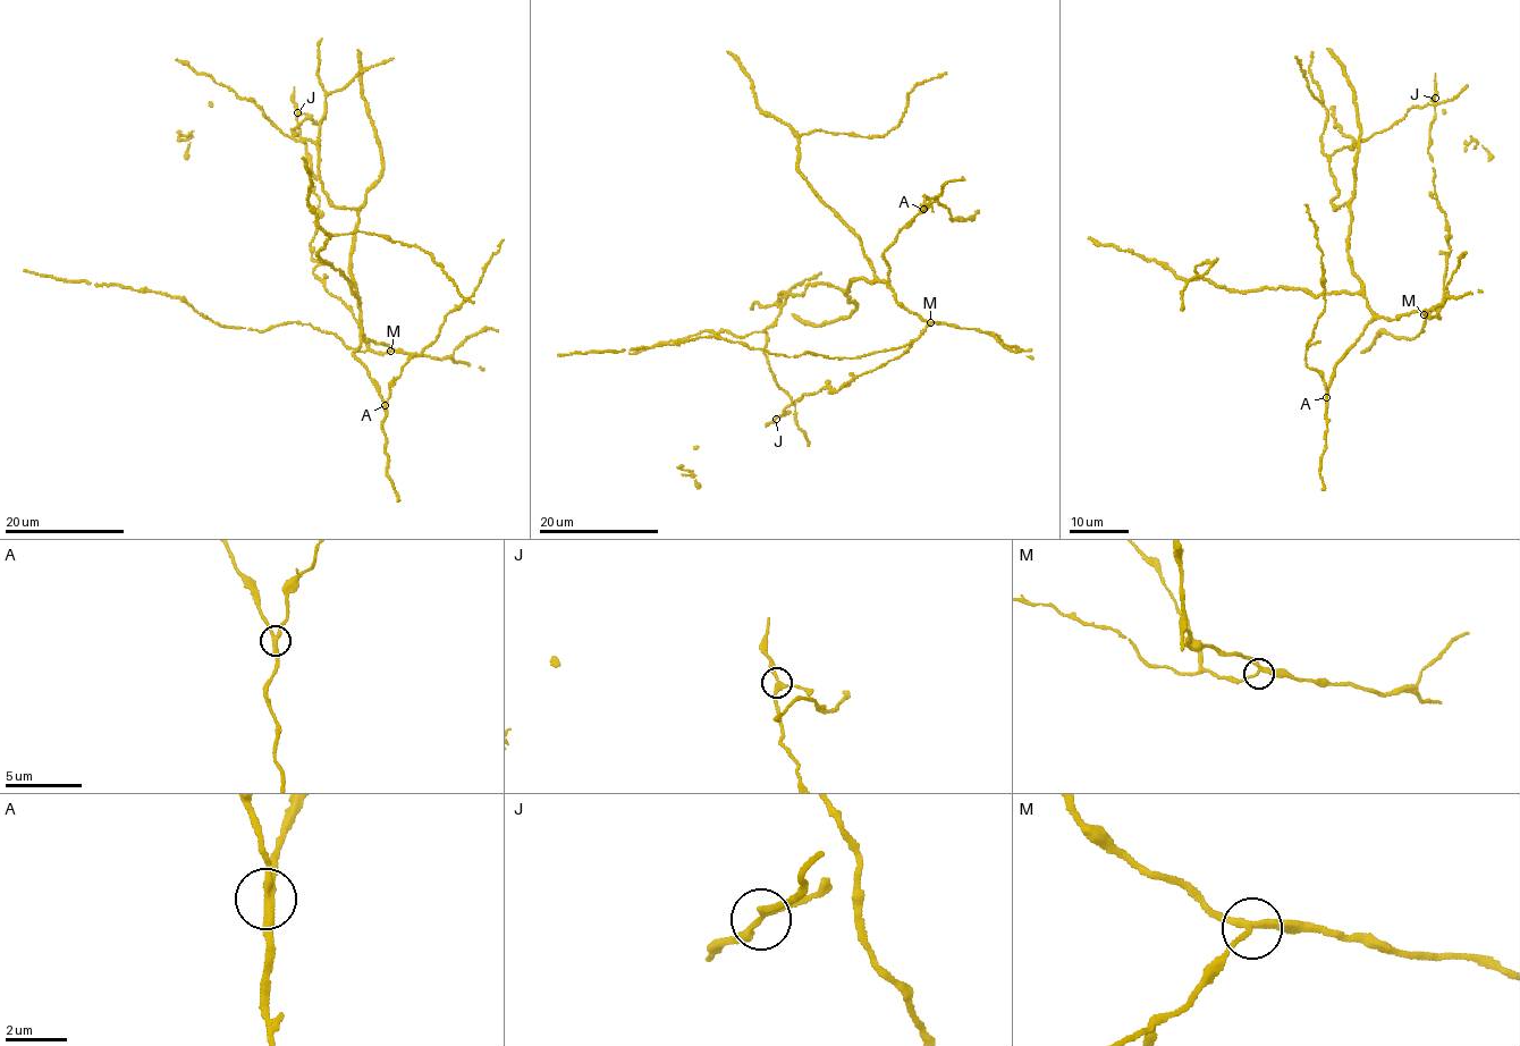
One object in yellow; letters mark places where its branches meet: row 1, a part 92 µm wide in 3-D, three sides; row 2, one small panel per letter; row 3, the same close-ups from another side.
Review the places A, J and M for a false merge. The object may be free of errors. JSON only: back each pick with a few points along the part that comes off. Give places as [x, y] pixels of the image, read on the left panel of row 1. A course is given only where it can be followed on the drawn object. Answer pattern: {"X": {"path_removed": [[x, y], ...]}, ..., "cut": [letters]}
{"A": {"path_removed": [[386, 406], [389, 388], [404, 364], [432, 343], [446, 317], [473, 294], [487, 262], [504, 239]]}, "cut": ["A"]}

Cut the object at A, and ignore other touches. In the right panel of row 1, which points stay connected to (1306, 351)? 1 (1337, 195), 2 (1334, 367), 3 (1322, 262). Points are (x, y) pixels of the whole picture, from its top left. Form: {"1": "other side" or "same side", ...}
{"1": "other side", "2": "other side", "3": "same side"}

